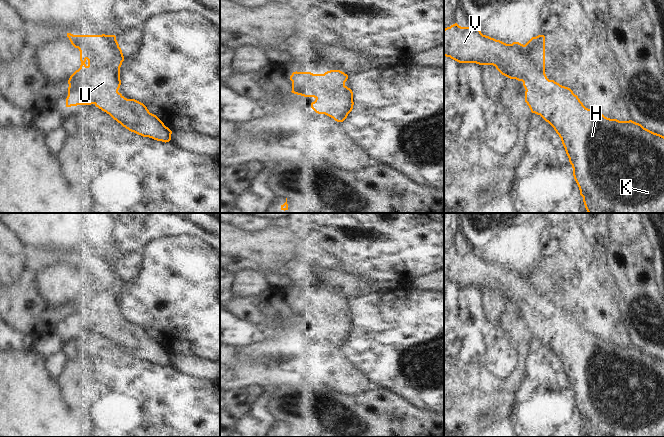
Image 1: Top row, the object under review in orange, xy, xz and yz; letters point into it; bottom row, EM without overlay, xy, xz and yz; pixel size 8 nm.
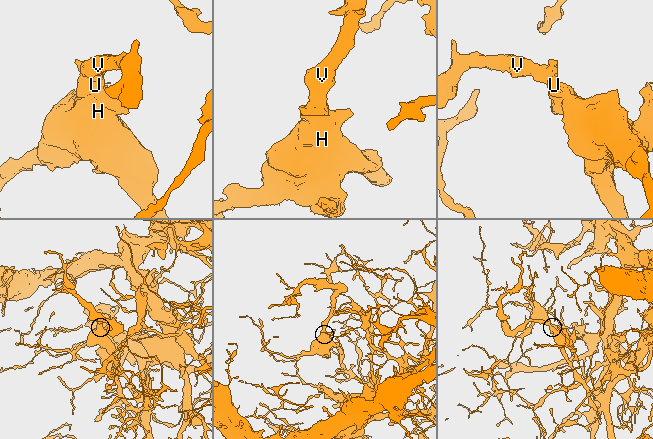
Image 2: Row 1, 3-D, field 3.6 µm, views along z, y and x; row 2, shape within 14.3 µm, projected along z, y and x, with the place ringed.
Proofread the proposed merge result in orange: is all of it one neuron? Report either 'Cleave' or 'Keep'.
Keep

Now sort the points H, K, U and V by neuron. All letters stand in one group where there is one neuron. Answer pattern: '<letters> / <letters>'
H K U V

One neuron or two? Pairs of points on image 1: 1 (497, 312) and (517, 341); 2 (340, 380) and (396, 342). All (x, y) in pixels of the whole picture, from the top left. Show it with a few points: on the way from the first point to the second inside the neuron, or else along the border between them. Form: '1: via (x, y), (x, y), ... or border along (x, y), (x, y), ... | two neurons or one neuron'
1: via (504, 319), (513, 328), (515, 334) | one neuron
2: border along (343, 349), (343, 352), (369, 377), (373, 385) | two neurons

